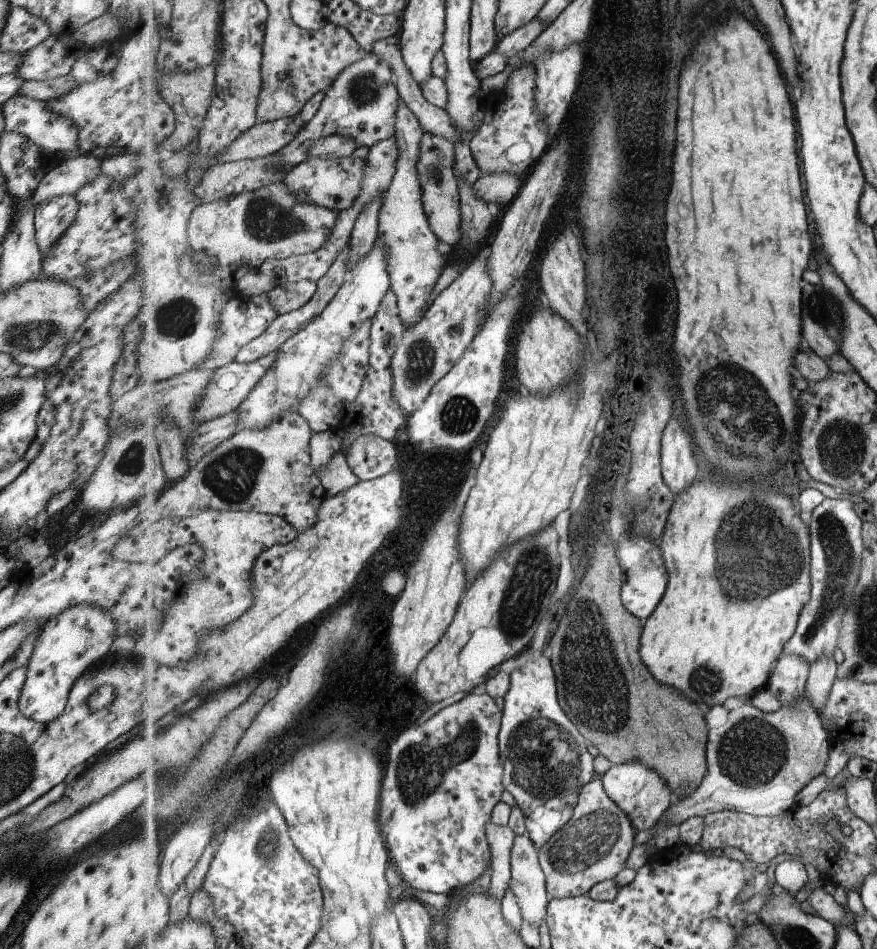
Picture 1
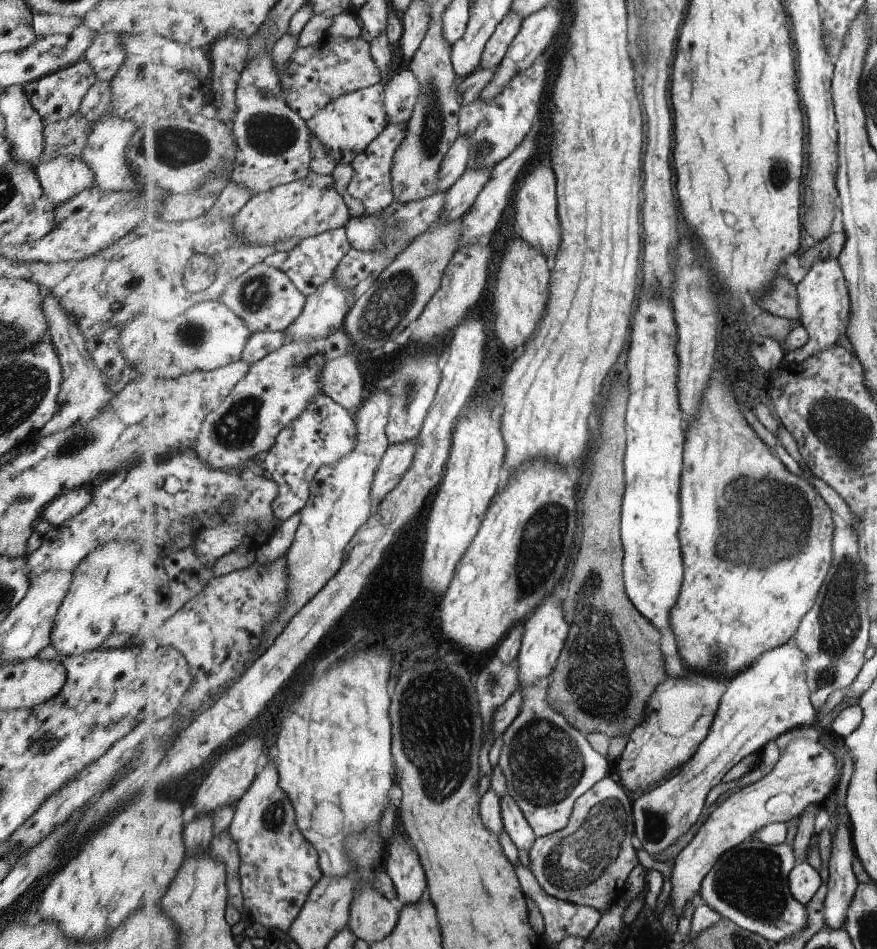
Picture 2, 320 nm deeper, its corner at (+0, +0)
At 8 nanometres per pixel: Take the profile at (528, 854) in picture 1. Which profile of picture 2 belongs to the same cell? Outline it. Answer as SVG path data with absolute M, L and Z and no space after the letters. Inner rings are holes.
M505 793L500 799L500 803L504 818L504 830L509 834L517 849L529 852L537 838L532 824L529 824L527 817L521 810L520 804L511 793Z

